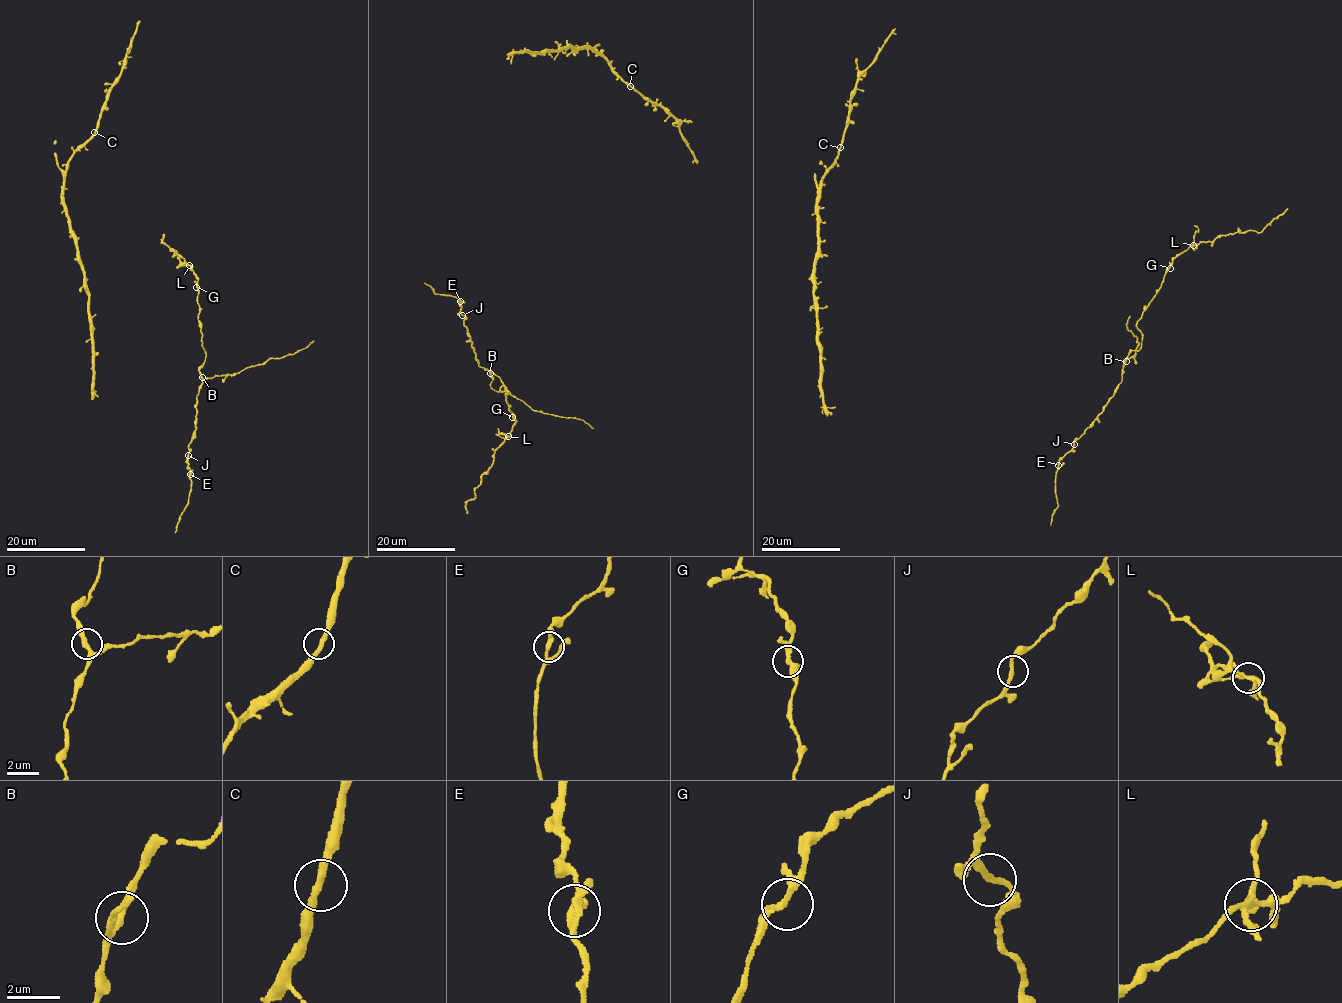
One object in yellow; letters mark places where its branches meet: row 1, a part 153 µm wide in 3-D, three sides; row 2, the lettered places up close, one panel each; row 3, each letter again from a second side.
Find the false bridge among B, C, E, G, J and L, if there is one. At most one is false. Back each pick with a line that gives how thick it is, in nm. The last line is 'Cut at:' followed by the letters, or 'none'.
L: 200 nm thick
Cut at: L

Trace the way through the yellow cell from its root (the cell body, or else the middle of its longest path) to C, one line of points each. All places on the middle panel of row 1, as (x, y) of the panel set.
C: (511, 64), (512, 55), (518, 52), (559, 52), (568, 46), (595, 48), (602, 54), (612, 72), (630, 86)

